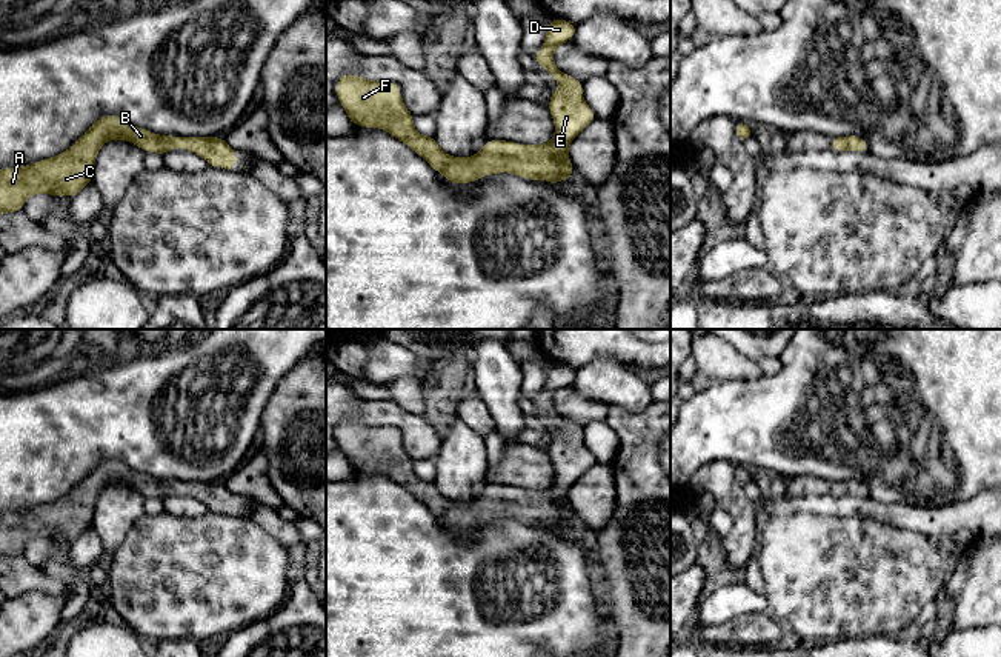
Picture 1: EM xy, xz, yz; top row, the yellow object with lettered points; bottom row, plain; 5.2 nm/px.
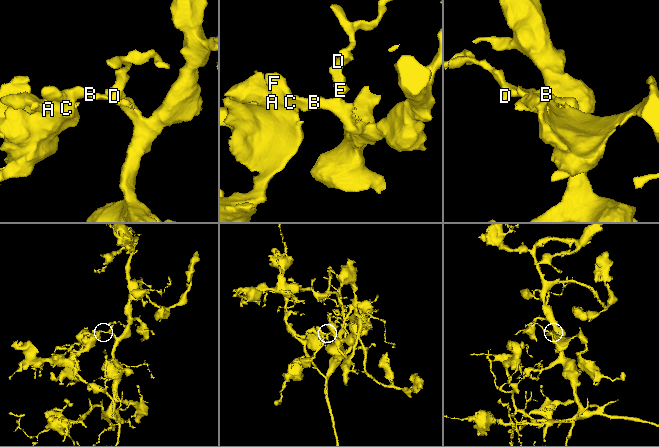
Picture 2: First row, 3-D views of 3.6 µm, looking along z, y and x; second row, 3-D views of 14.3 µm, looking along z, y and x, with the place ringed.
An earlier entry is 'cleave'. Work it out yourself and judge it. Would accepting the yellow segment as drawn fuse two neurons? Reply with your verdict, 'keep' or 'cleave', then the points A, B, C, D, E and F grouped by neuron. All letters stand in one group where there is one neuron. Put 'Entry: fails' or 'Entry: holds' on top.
Entry: fails
keep | A B C D E F

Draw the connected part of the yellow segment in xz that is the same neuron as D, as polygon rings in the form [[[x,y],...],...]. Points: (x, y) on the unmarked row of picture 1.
[[[552,363],[547,369],[546,385],[543,392],[535,397],[535,406],[544,412],[560,429],[560,435],[550,439],[547,452],[555,468],[555,480],[546,489],[520,491],[509,485],[486,485],[484,491],[472,502],[452,502],[443,497],[434,482],[421,480],[414,472],[414,460],[406,454],[401,445],[400,431],[394,426],[366,425],[355,419],[341,419],[337,426],[338,448],[346,454],[348,465],[363,472],[381,472],[397,485],[407,489],[415,499],[427,505],[427,508],[452,529],[472,528],[484,523],[486,519],[509,517],[529,525],[547,525],[557,529],[560,525],[569,525],[575,515],[569,505],[569,489],[597,460],[590,451],[583,445],[583,428],[564,417],[561,417],[554,406],[554,394],[566,386],[572,386],[577,369]]]

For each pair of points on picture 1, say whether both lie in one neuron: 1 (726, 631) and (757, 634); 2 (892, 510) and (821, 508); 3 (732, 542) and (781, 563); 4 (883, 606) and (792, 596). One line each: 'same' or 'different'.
1: same
2: same
3: different
4: same

